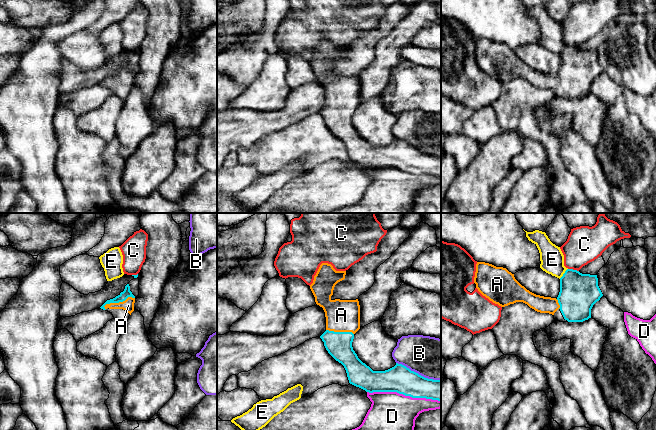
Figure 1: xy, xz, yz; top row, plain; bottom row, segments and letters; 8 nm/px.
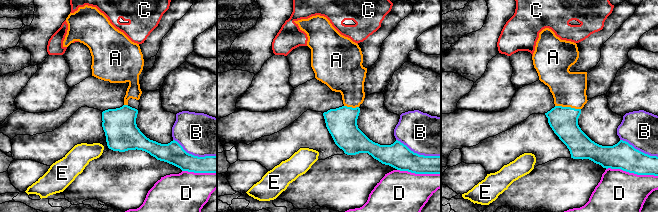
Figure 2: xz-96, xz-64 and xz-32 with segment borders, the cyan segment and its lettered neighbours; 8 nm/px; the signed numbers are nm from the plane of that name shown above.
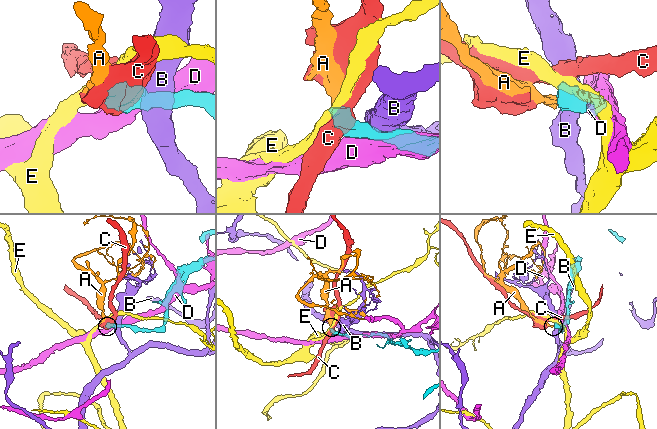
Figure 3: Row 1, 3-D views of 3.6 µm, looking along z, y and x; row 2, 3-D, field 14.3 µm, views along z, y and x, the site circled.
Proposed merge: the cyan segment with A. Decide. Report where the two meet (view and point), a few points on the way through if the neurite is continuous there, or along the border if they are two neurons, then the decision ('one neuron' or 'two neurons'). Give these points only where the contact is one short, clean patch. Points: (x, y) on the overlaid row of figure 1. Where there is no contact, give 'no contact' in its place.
contact xy (118, 302); way xy (126, 293), (118, 302), (125, 302), (128, 305); one neuron

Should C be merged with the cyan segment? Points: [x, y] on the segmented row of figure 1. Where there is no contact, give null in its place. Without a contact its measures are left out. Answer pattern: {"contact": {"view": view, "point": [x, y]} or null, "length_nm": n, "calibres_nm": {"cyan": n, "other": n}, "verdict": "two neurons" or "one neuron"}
{"contact": {"view": "yz", "point": [572, 269]}, "length_nm": 90, "calibres_nm": {"cyan": 300, "other": 280}, "verdict": "two neurons"}

